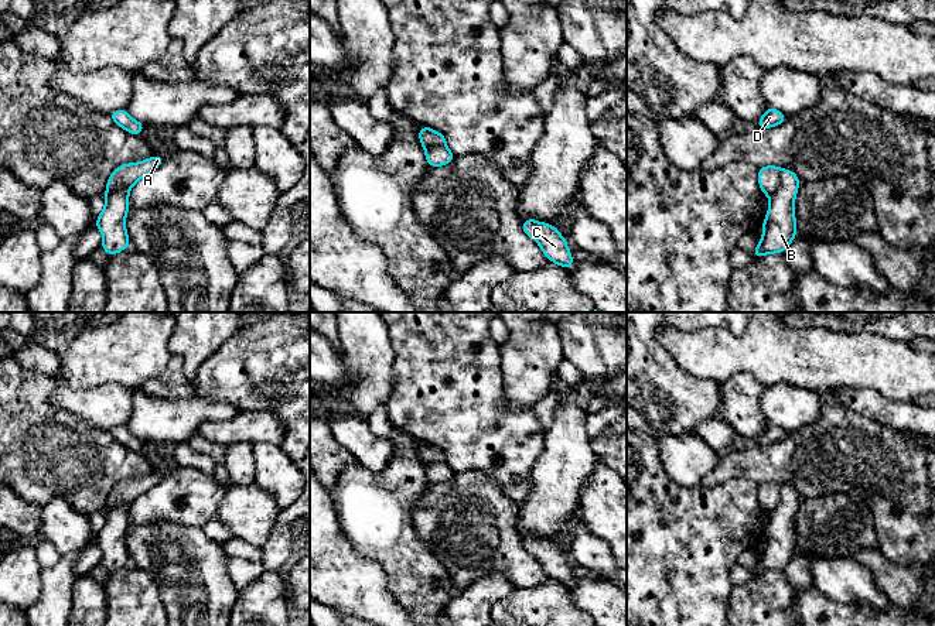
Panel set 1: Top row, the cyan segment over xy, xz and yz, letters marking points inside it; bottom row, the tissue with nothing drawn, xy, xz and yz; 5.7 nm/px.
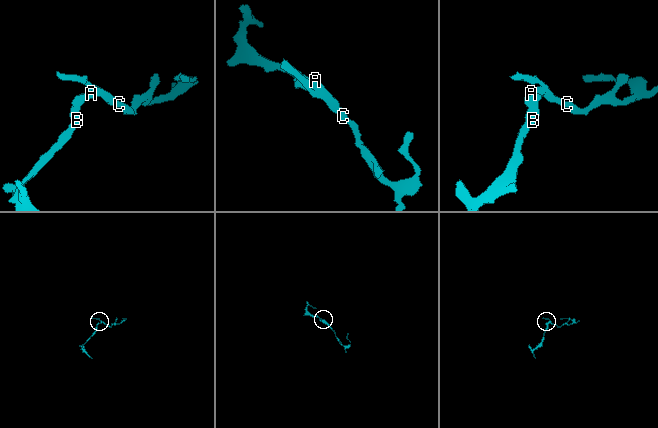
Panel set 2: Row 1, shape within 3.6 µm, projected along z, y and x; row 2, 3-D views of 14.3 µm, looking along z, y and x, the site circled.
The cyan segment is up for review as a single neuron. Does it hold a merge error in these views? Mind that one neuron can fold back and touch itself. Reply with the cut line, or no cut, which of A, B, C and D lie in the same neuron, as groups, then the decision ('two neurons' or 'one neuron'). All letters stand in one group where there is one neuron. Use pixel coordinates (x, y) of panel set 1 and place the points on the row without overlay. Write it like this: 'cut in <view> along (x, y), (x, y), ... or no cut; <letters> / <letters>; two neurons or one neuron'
cut in yz along (781, 486), (778, 505), (770, 515); A C D / B; two neurons

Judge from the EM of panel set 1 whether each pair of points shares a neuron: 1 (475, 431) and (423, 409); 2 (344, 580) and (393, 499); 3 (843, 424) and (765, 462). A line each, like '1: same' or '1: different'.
1: same
2: different
3: same

